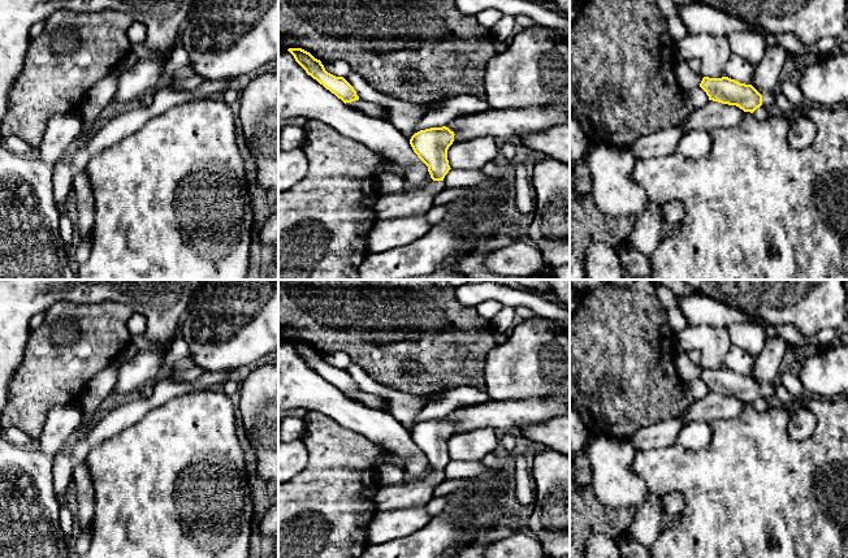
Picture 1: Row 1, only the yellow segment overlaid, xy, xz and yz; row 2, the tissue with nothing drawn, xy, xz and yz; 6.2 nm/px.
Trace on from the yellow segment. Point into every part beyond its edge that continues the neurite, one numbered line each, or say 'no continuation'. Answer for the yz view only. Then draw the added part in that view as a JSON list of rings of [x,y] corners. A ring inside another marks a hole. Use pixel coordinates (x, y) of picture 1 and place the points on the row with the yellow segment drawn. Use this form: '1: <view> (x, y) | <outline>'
1: yz (768, 100) | [[[774,94],[762,95],[762,107],[770,109],[771,112],[779,112],[775,104]]]

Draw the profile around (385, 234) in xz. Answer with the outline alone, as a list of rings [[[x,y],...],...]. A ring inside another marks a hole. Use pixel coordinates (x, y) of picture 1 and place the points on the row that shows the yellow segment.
[[[425,216],[376,220],[367,235],[368,252],[384,252],[419,239],[431,230]]]

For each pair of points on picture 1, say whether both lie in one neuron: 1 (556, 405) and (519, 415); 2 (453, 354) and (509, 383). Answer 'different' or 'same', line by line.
1: same
2: different

